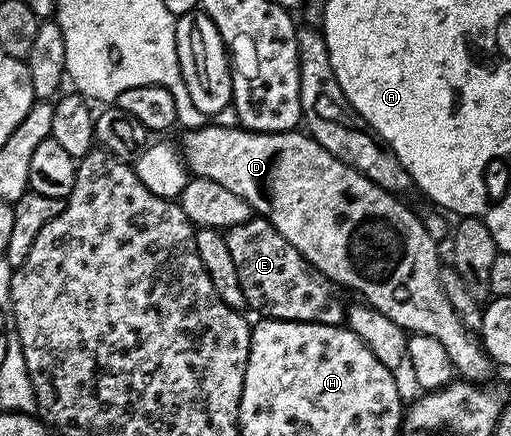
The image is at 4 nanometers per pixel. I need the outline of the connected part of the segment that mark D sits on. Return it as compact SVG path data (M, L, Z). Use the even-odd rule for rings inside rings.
M205 122L202 128L186 134L185 141L179 144L179 153L184 167L193 176L219 182L219 186L246 200L258 217L270 220L275 230L279 230L279 234L283 234L283 238L287 238L287 242L291 242L291 246L295 246L295 250L299 250L299 254L303 254L303 258L307 258L307 262L326 280L358 292L364 303L387 314L391 322L403 326L406 332L439 338L439 342L447 346L447 354L458 377L470 382L485 382L495 371L495 365L478 337L465 329L459 314L455 314L451 302L447 302L447 294L443 294L439 282L443 261L437 257L438 241L431 238L424 219L420 215L417 217L401 201L404 199L383 190L357 169L339 162L339 158L323 150L319 142L301 130L249 132L240 126Z

